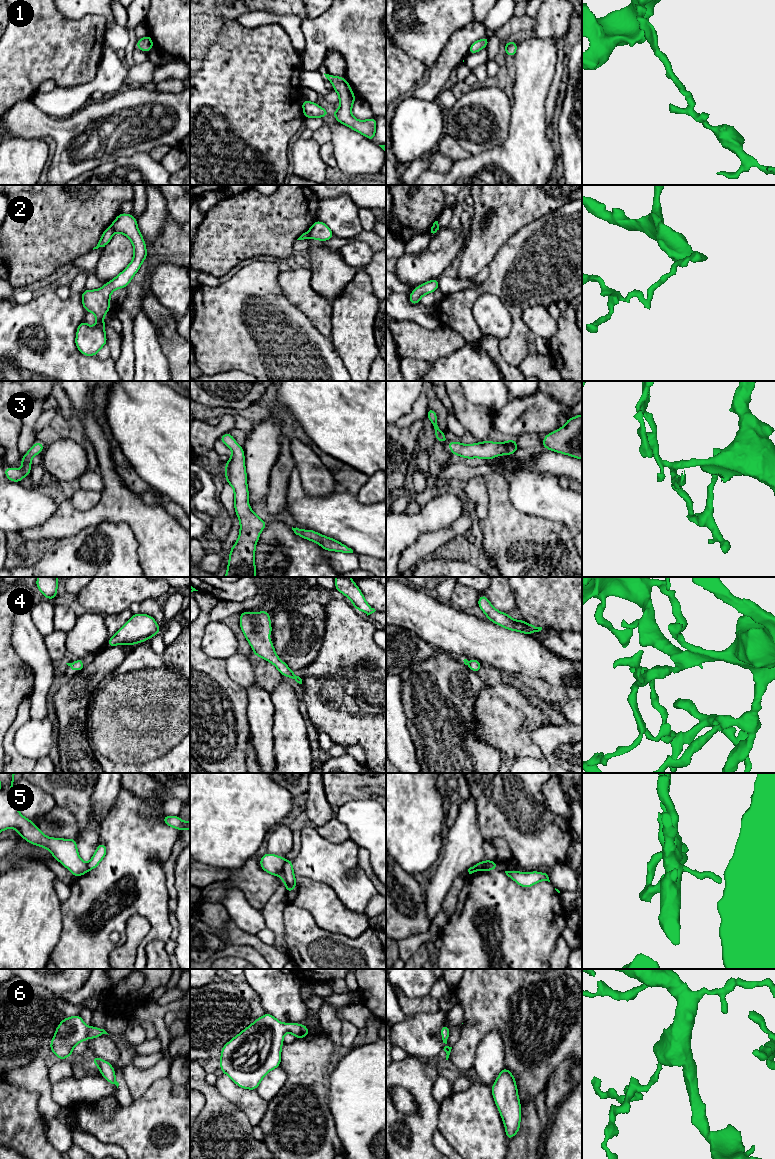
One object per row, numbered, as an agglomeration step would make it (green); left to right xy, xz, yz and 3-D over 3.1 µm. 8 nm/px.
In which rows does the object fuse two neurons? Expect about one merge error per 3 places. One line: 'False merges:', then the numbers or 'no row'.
False merges: 2, 5

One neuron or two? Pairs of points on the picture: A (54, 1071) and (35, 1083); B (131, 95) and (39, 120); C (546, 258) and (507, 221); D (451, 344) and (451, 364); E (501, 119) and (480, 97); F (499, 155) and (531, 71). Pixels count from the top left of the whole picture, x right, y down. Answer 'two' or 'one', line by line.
A: two
B: one
C: two
D: two
E: one
F: one

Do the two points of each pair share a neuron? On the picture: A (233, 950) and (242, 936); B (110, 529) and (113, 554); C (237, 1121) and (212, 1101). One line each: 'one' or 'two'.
A: two
B: one
C: one

